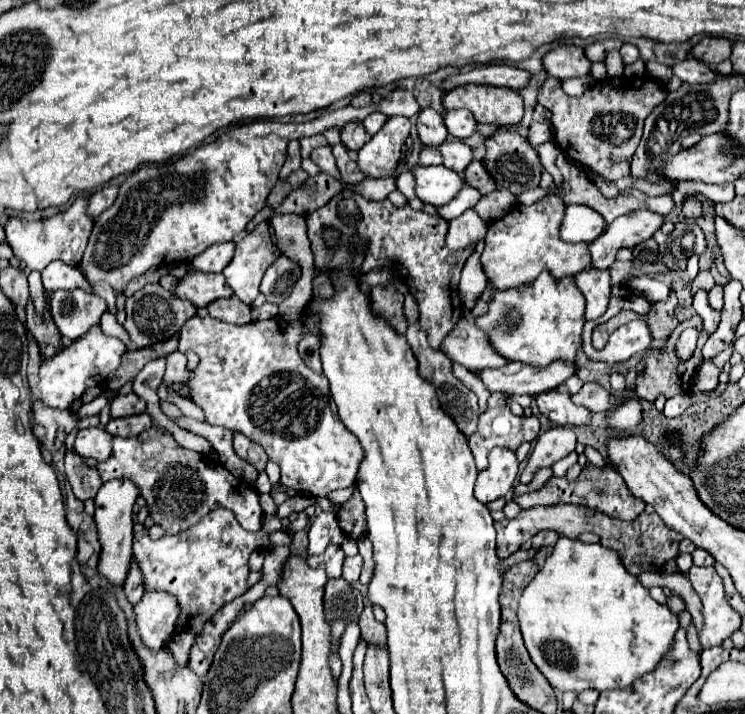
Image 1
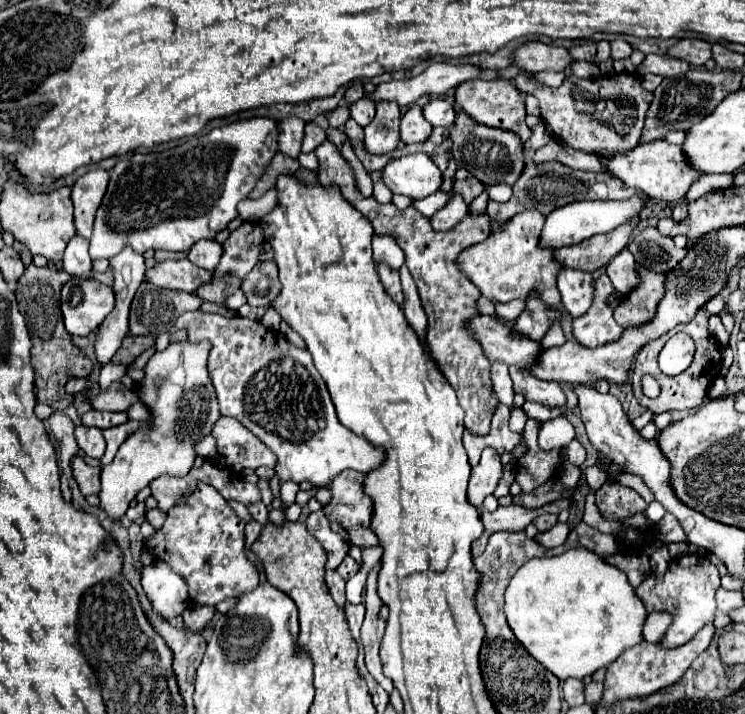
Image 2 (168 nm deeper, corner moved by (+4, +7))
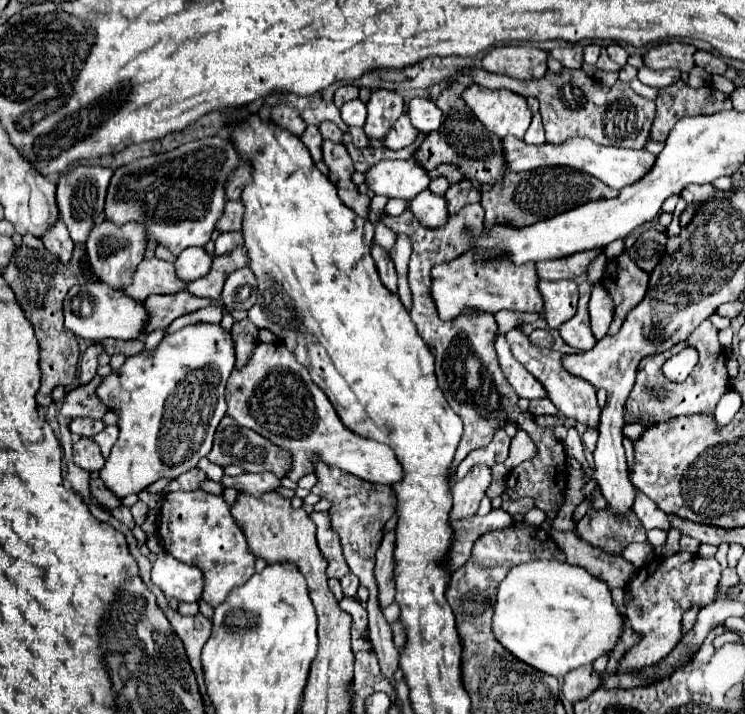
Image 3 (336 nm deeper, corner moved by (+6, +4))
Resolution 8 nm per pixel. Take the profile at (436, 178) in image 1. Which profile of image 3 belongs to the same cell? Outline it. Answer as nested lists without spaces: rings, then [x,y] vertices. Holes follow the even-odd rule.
[[[416,158],[382,160],[366,172],[366,184],[374,194],[412,200],[428,188],[430,176]]]

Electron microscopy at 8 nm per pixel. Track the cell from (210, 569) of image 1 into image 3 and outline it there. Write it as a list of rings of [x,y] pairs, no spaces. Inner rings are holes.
[[[204,490],[170,492],[162,500],[158,536],[170,556],[204,572],[202,600],[212,608],[222,604],[232,588],[244,584],[254,574],[256,556],[248,552],[246,538],[240,526],[234,522],[230,508],[222,496],[214,496]]]

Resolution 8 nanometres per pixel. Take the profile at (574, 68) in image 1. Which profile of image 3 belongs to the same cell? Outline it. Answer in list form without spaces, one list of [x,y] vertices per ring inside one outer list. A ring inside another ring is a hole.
[[[530,44],[496,46],[482,60],[482,68],[494,74],[508,74],[520,80],[532,80],[548,72],[548,52]]]

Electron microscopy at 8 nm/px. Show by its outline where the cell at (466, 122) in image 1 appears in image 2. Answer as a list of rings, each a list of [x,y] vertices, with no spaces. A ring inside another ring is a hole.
[[[430,99],[428,103],[422,105],[422,115],[434,127],[452,127],[456,119],[456,111],[446,99]]]

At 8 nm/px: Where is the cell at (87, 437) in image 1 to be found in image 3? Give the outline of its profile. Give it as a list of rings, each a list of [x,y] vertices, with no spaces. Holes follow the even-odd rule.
[[[78,438],[74,442],[74,462],[84,470],[94,472],[104,466],[104,456],[92,438]]]

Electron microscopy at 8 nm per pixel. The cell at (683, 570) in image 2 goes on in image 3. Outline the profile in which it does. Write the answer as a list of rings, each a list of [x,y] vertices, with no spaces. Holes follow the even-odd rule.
[[[678,552],[668,558],[654,560],[640,568],[638,576],[626,586],[624,606],[628,624],[642,634],[642,640],[630,648],[620,660],[618,672],[644,668],[666,658],[682,638],[682,616],[692,604],[708,606],[716,600],[716,586],[720,580],[720,566],[714,558],[702,558],[690,552]]]

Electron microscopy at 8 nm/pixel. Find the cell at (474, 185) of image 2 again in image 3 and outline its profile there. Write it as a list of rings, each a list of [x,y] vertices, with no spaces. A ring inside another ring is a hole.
[[[460,180],[448,188],[444,198],[448,202],[450,214],[456,214],[462,206],[466,206],[470,202],[480,202],[480,192],[476,192],[476,188],[472,186],[470,180]]]

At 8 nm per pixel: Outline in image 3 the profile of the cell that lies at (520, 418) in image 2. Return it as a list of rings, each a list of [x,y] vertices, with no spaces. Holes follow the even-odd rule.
[[[518,428],[516,436],[512,438],[510,454],[508,454],[508,458],[506,458],[504,466],[506,466],[508,470],[512,470],[512,468],[516,468],[516,466],[518,466],[518,464],[522,464],[522,462],[532,460],[532,458],[536,456],[536,452],[538,452],[538,450],[536,450],[536,446],[534,446],[532,438],[530,438],[522,428]]]

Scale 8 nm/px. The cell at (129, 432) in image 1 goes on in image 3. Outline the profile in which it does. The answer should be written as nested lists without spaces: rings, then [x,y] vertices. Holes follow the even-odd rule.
[[[74,418],[72,422],[70,422],[70,430],[72,430],[72,434],[76,434],[76,436],[84,436],[84,438],[92,438],[92,436],[96,436],[98,432],[102,432],[104,430],[104,422],[102,420],[90,420],[90,418]]]

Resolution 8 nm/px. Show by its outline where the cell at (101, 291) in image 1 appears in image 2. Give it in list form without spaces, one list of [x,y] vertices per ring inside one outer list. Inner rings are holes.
[[[74,235],[68,241],[68,249],[64,251],[64,259],[62,259],[62,267],[64,271],[68,271],[74,277],[88,277],[92,271],[92,261],[88,255],[88,241]]]

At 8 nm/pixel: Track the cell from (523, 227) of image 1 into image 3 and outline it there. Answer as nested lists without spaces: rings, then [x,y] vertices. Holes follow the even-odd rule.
[[[472,252],[438,264],[432,268],[432,298],[436,302],[442,320],[456,318],[464,308],[476,308],[482,312],[496,314],[498,310],[518,310],[518,312],[542,312],[544,300],[538,290],[540,278],[536,276],[536,264],[512,264],[508,256],[494,256],[484,260],[474,260]]]

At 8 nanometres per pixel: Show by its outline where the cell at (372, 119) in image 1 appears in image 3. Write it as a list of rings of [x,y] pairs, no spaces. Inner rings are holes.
[[[350,100],[340,108],[340,114],[348,126],[362,128],[366,122],[366,104],[362,100]]]

